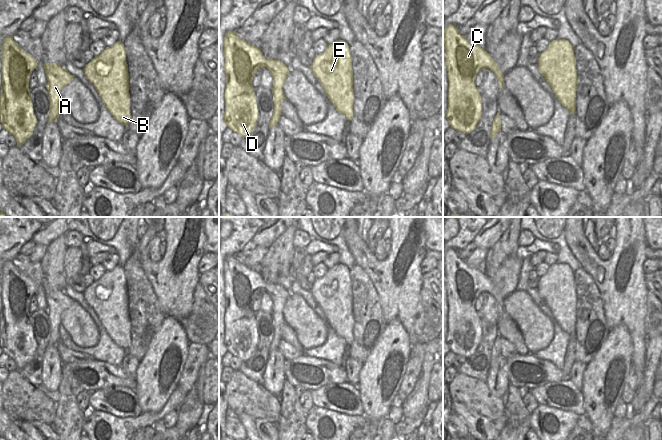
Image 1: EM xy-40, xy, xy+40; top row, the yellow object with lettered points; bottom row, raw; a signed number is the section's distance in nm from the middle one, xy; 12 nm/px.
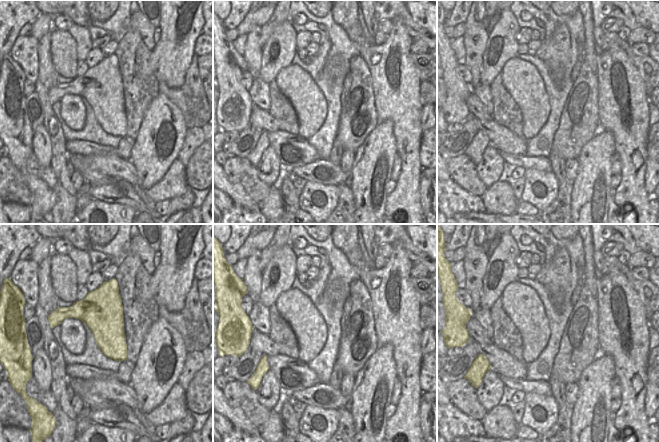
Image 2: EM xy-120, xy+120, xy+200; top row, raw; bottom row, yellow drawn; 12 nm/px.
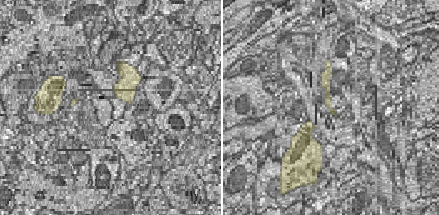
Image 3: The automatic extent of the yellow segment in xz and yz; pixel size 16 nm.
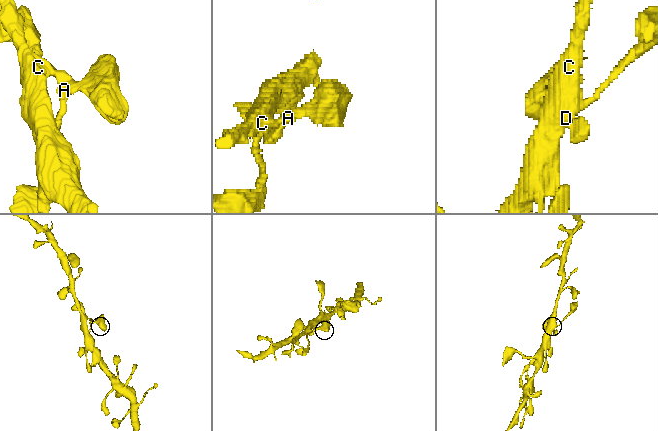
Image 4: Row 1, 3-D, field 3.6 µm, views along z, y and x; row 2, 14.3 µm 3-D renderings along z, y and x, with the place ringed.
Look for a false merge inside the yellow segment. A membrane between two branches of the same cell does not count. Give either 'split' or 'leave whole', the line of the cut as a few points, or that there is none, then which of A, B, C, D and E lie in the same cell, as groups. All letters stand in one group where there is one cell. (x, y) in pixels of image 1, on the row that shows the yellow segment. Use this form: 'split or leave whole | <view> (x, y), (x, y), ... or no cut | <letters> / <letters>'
leave whole | no cut | A B C D E

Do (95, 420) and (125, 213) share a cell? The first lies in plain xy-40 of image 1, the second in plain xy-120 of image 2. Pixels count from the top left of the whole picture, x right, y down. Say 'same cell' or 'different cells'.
same cell

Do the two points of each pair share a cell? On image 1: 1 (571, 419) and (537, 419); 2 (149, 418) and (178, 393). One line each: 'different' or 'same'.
1: same
2: same

